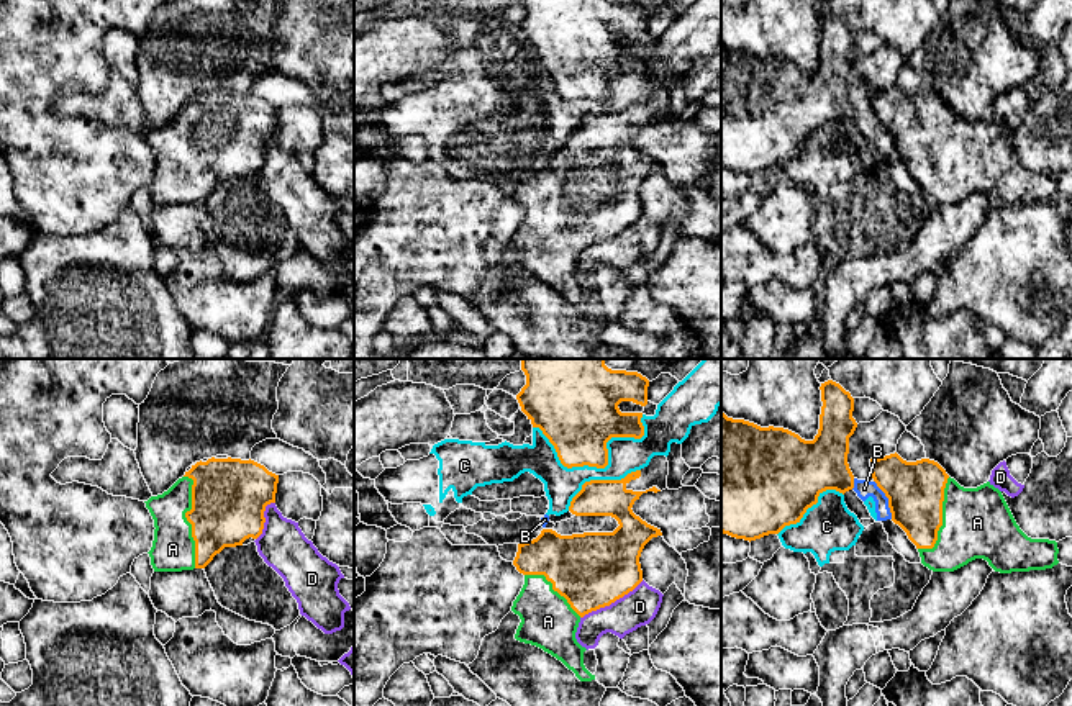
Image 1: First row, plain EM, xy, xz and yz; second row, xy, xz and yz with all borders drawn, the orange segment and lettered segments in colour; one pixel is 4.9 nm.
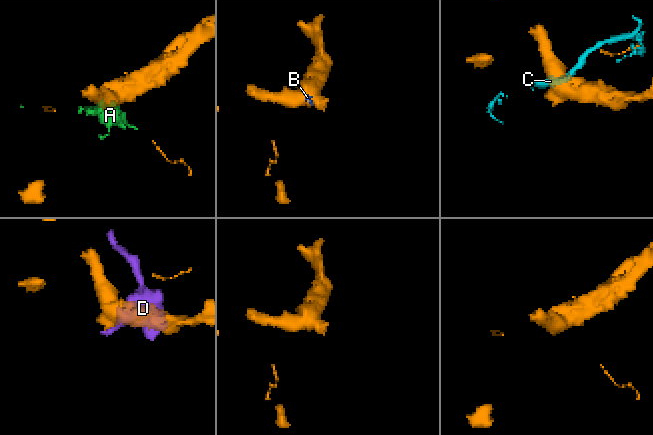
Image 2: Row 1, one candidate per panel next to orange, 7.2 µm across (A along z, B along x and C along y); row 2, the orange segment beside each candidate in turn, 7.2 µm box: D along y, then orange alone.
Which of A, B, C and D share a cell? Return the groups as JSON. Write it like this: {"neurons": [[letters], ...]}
{"neurons": [["A"], ["B", "C"], ["D"]]}

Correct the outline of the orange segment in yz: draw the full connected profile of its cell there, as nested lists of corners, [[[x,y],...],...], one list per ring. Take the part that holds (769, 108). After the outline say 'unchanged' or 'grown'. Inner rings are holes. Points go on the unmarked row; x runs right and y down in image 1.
[[[821,16],[820,62],[813,74],[784,61],[761,61],[744,52],[728,51],[721,44],[721,165],[736,172],[756,174],[769,167],[779,167],[785,159],[797,157],[808,141],[818,136],[826,123],[846,126],[854,121],[854,108],[847,97],[849,70],[857,56],[852,51],[854,31],[839,16]]]; unchanged

